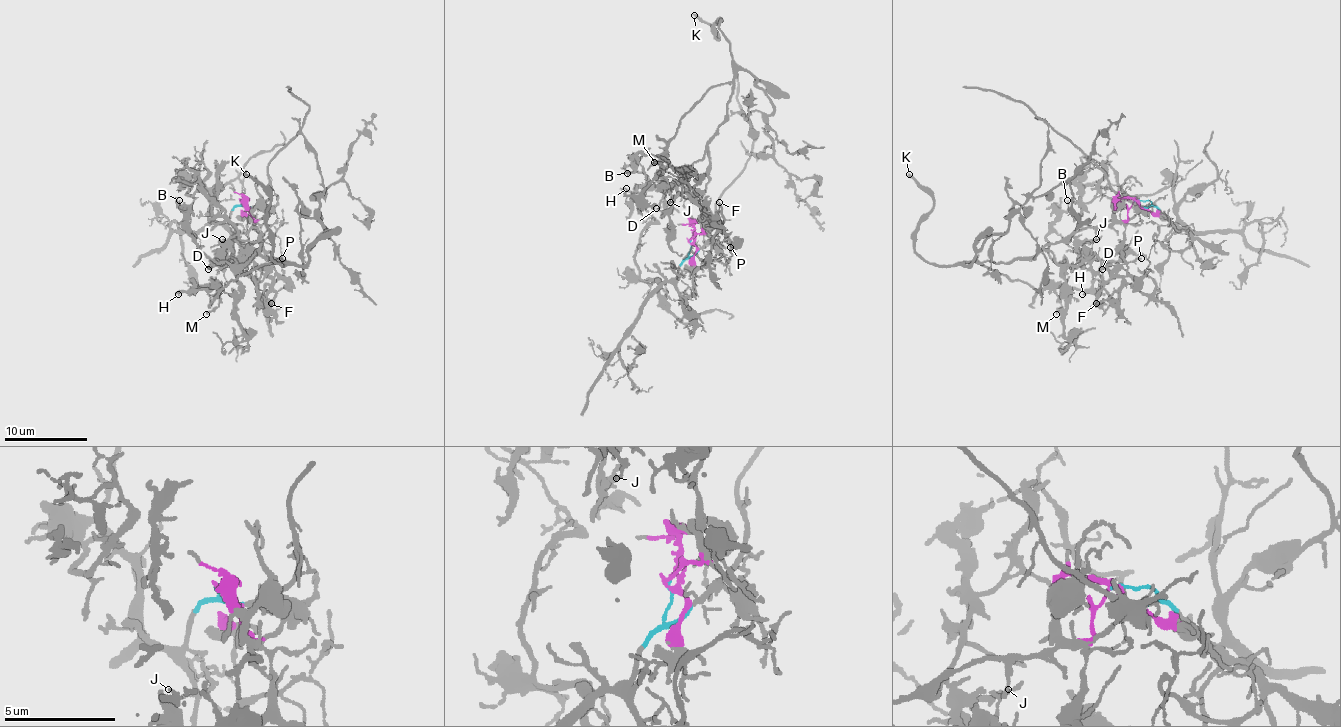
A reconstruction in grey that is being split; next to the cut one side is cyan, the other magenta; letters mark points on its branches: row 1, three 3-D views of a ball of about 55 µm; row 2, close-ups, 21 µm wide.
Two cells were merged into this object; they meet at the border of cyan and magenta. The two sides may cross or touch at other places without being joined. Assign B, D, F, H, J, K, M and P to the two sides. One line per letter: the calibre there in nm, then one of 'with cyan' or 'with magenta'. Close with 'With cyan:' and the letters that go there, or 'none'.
B: 130 nm thick; with magenta
D: 100 nm thick; with magenta
F: 180 nm thick; with magenta
H: 160 nm thick; with magenta
J: 90 nm thick; with magenta
K: 240 nm thick; with magenta
M: 130 nm thick; with magenta
P: 160 nm thick; with magenta
With cyan: none

